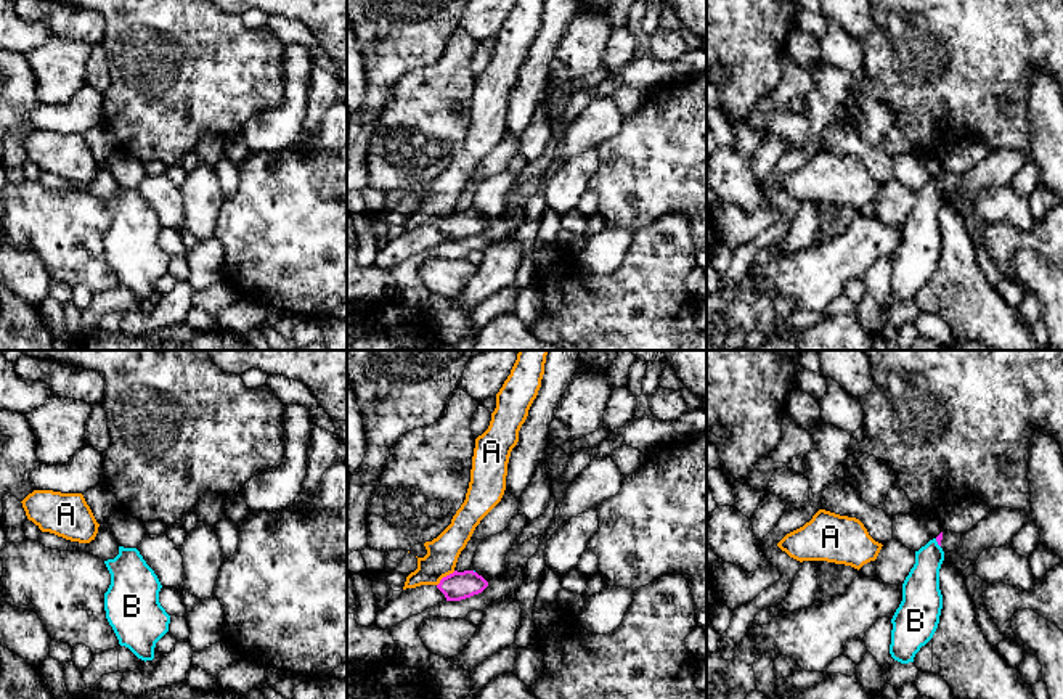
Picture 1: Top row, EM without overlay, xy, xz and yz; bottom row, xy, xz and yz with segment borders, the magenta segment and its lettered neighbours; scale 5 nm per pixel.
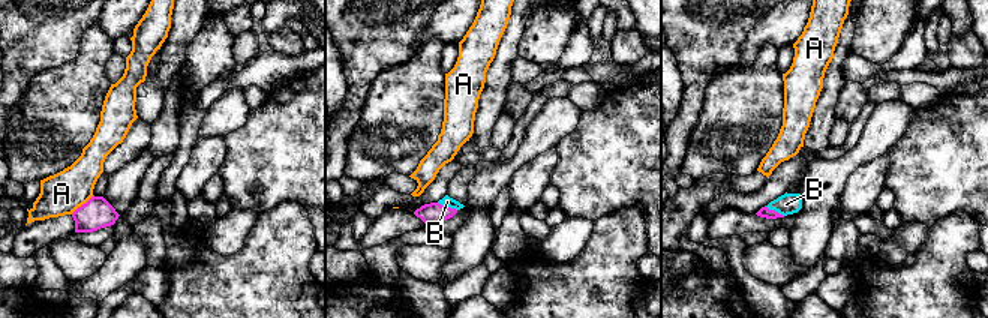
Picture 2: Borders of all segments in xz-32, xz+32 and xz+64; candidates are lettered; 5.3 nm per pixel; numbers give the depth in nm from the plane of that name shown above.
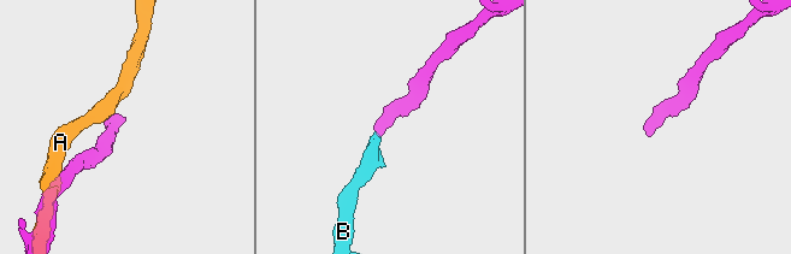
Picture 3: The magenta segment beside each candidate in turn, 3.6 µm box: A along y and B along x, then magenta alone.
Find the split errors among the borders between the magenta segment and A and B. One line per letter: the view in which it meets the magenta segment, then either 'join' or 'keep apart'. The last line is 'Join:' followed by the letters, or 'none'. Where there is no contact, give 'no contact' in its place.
A: meets magenta in xz; keep apart
B: meets magenta in yz; join
Join: B

